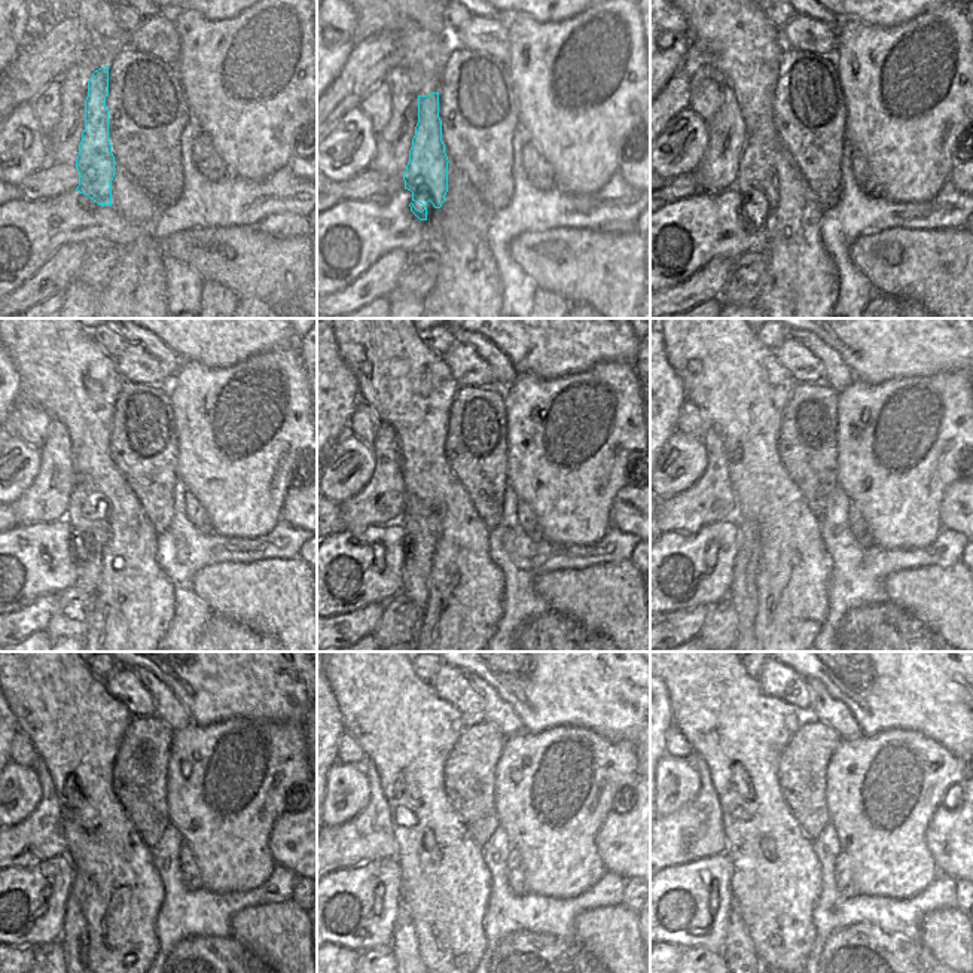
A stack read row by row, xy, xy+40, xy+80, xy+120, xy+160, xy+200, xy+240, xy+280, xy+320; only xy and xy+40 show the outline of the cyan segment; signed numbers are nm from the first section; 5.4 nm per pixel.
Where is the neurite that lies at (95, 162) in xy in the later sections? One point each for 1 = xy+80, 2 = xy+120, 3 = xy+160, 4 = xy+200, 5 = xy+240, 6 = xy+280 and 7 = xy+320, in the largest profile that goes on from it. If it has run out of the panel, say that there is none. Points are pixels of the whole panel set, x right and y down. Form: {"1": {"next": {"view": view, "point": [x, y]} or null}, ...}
{"1": {"next": {"view": "xy+80", "point": [756, 180]}}, "2": {"next": {"view": "xy+120", "point": [88, 515]}}, "3": {"next": {"view": "xy+160", "point": [421, 521]}}, "4": {"next": {"view": "xy+200", "point": [743, 597]}}, "5": {"next": {"view": "xy+240", "point": [75, 933]}}, "6": {"next": {"view": "xy+280", "point": [403, 942]}}, "7": {"next": {"view": "xy+320", "point": [738, 952]}}}

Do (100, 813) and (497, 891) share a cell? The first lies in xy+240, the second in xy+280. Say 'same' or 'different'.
different

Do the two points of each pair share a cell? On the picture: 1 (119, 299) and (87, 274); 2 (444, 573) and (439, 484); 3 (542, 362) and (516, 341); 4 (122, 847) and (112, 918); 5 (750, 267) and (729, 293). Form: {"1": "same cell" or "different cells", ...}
{"1": "different cells", "2": "same cell", "3": "same cell", "4": "same cell", "5": "same cell"}

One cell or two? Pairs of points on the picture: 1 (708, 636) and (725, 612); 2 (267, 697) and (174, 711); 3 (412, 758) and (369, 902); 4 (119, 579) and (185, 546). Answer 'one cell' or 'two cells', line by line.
1: one cell
2: two cells
3: two cells
4: two cells

